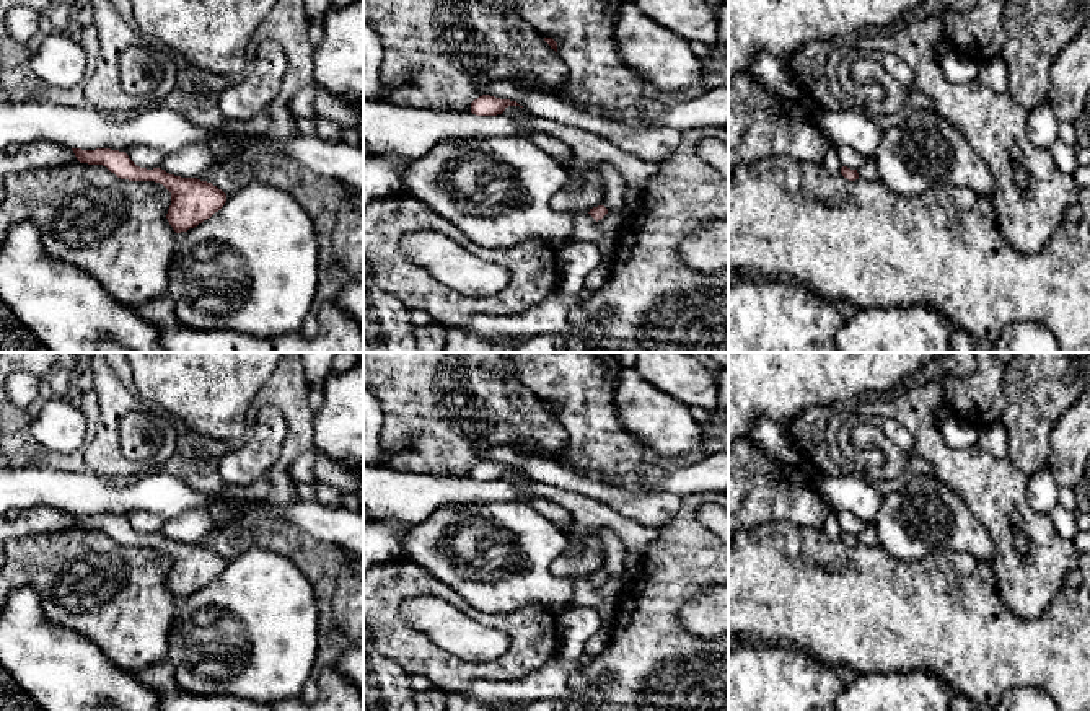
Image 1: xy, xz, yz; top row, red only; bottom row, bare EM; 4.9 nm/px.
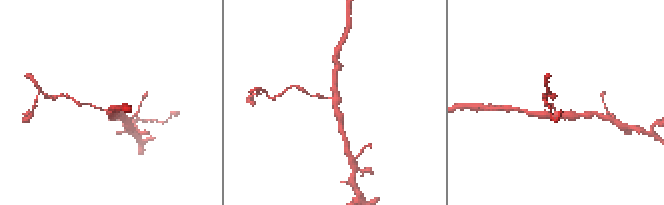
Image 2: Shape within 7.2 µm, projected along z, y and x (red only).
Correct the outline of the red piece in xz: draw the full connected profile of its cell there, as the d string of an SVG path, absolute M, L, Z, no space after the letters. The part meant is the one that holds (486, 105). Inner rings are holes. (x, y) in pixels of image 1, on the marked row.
M482 95L471 103L471 113L476 116L497 116L502 114L508 106L520 104L516 101Z

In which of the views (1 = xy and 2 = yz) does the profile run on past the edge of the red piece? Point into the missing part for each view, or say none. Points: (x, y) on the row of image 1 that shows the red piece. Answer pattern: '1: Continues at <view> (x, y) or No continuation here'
1: No continuation here
2: No continuation here

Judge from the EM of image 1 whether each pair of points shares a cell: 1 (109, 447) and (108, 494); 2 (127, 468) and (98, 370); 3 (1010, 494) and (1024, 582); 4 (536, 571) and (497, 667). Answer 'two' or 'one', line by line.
1: two
2: one
3: one
4: two

